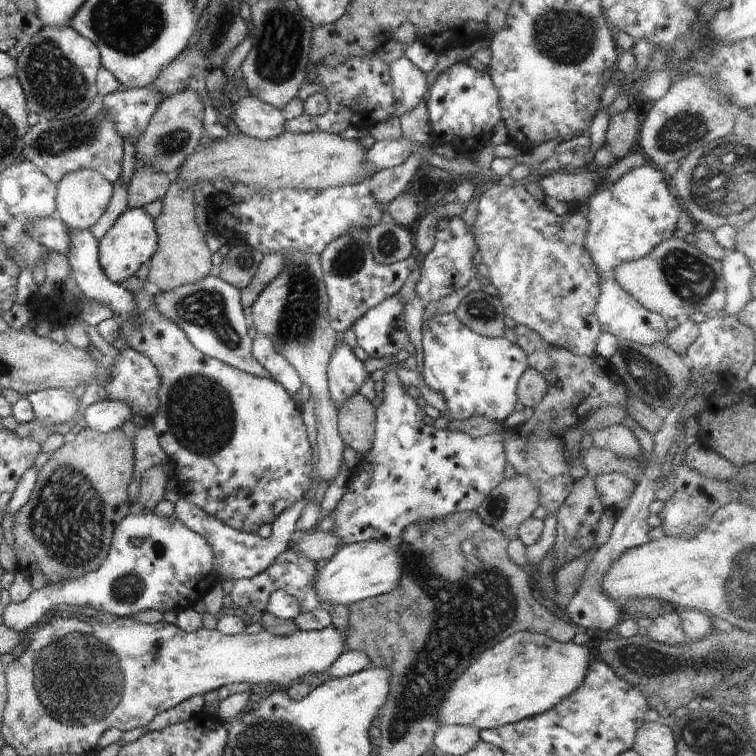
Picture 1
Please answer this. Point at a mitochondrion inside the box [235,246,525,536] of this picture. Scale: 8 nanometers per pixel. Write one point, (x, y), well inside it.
(296, 324)

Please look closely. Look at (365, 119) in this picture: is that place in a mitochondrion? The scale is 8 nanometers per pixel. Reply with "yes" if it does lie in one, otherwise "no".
no

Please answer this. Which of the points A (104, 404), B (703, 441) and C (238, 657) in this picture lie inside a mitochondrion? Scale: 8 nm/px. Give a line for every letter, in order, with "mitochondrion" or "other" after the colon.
A: other
B: other
C: other

